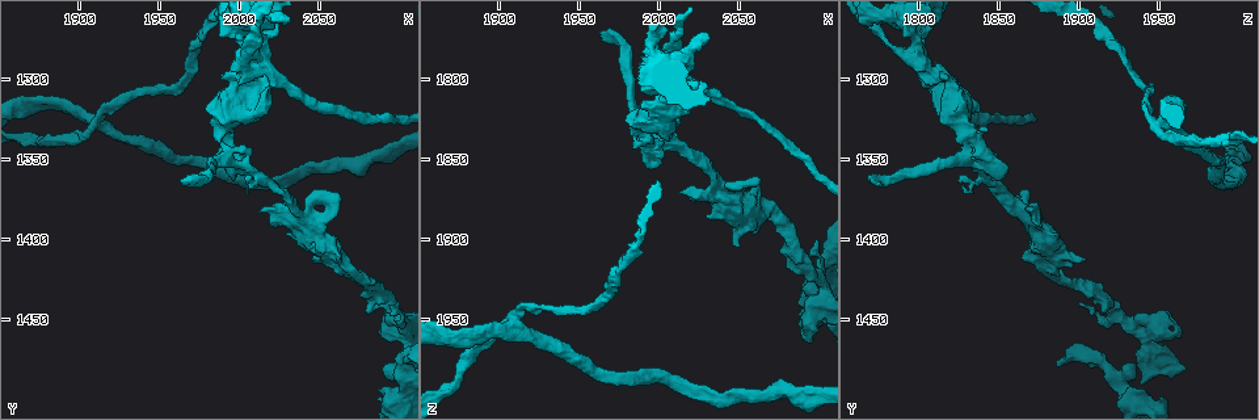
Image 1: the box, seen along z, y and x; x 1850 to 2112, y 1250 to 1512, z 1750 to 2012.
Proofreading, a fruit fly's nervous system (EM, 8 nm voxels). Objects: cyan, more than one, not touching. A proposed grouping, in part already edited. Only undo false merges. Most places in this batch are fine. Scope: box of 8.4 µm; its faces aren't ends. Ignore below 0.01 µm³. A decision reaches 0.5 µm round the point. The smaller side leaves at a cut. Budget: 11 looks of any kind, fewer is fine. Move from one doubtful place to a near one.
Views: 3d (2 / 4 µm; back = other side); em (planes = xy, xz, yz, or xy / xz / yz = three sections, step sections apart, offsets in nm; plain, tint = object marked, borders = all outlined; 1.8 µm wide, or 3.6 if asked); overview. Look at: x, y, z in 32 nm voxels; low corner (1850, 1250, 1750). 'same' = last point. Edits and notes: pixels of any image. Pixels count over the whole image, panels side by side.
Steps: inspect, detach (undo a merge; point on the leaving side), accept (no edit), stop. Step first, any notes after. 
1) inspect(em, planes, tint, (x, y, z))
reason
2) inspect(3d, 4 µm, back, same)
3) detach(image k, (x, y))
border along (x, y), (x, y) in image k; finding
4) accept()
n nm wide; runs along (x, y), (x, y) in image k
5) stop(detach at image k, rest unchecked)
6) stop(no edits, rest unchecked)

inspect(3d, 4 µm, (2042, 1390, 1870))
sharp bend

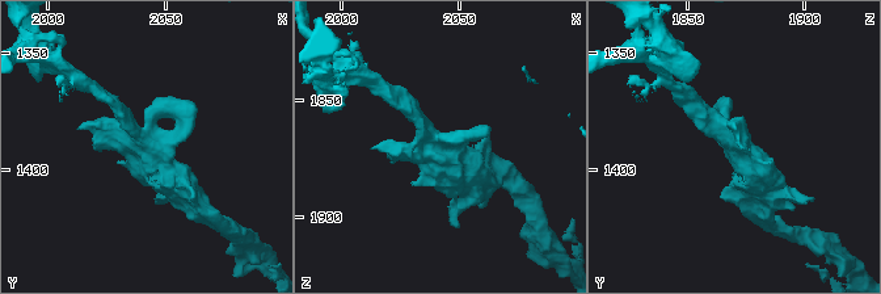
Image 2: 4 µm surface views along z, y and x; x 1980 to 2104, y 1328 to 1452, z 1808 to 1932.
inspect(em, yz, step 16, borders, (2042, 1388, 1869))

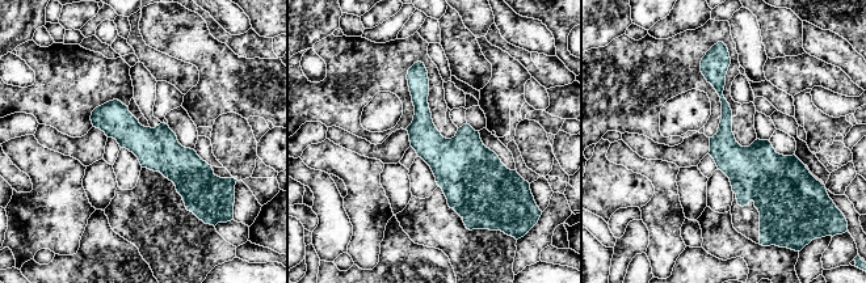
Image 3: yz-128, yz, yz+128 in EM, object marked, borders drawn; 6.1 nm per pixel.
accept()
runs along (95, 114), (206, 178) in image 3; one cell here

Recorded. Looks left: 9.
inspect(em, xy, step 4, tint, (1908, 1324, 1956))
looks like a crossing

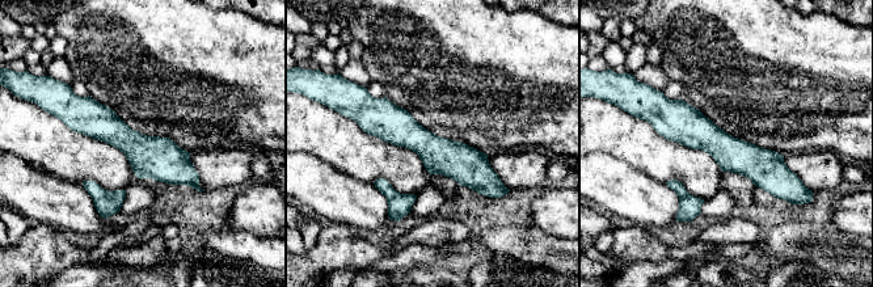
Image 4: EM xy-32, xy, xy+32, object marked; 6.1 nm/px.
inspect(em, planes, borders, same)

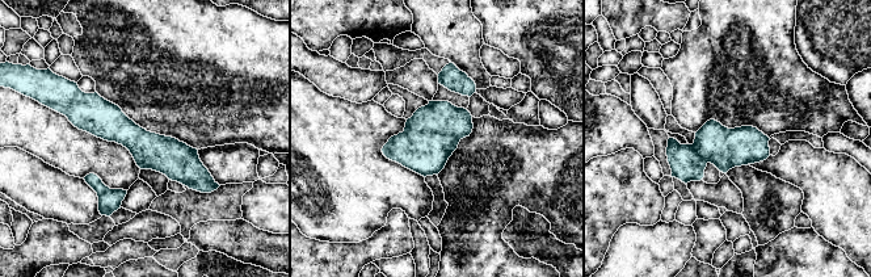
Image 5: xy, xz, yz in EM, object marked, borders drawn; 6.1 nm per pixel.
detach(image 5, (686, 166))
border along (691, 145), (706, 163) in image 5; two cells meet here

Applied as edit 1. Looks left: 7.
inspect(overview)
redraw

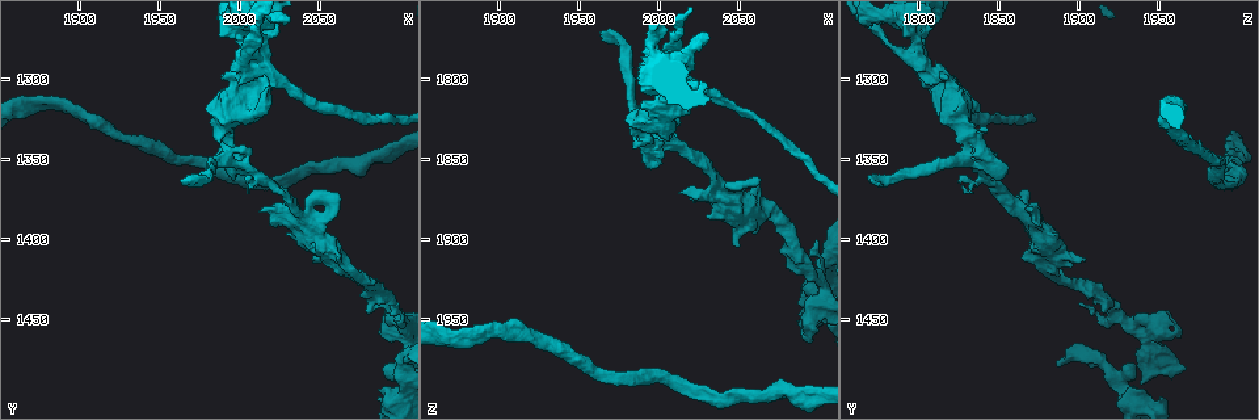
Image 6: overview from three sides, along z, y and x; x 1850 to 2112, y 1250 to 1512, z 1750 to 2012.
inspect(em, 3.6 µm, planes, plain, (1992, 1342, 1836))
small branch off a trunk

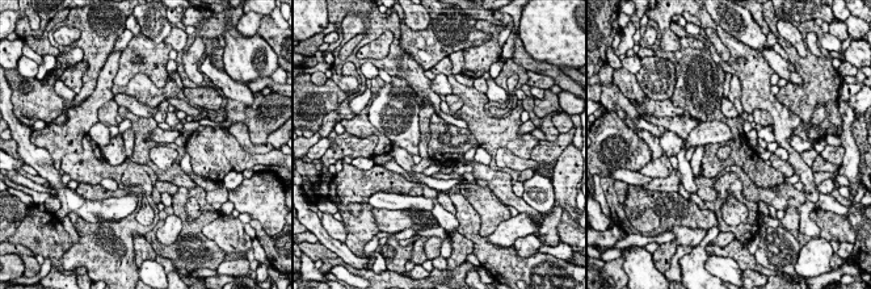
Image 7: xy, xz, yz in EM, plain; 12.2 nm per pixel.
inspect(em, 3.6 µm, planes, tint, same)

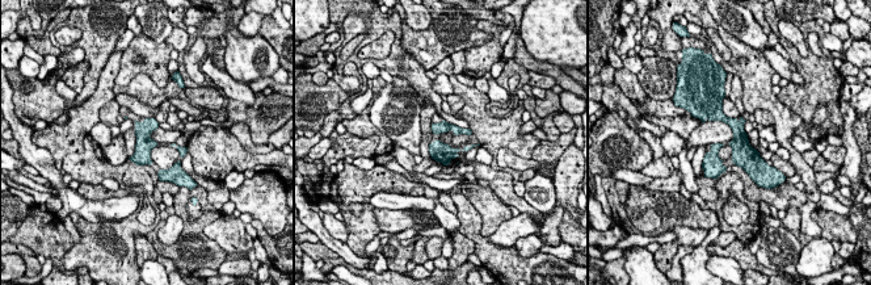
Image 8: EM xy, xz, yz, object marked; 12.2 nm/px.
accept()
220 nm wide; one cell here

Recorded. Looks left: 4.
inspect(3d, 4 µm, (2002, 1282, 1798))

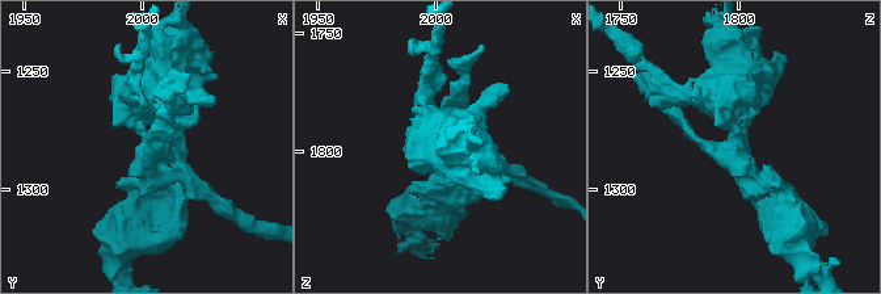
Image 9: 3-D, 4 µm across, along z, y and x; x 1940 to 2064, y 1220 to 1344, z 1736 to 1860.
inspect(em, yz, step 8, tint, (2002, 1281, 1799))
4 arms

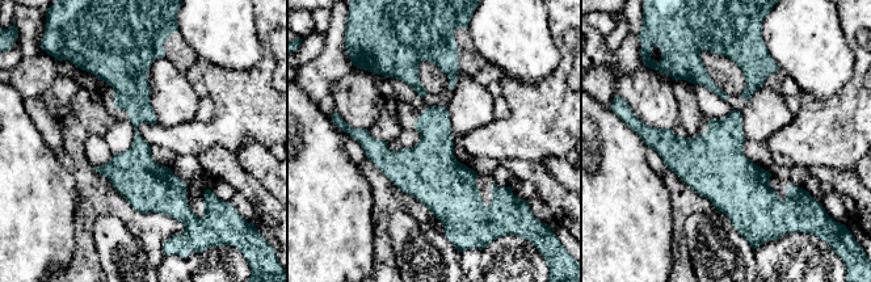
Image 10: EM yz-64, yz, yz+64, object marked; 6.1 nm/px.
detach(image 10, (122, 59))
200 nm wide; border along (116, 89), (131, 97), (148, 99) in image 10; two cells meet here

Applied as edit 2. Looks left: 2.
stop(detach at image 5, detach at image 10, rest unchecked)

